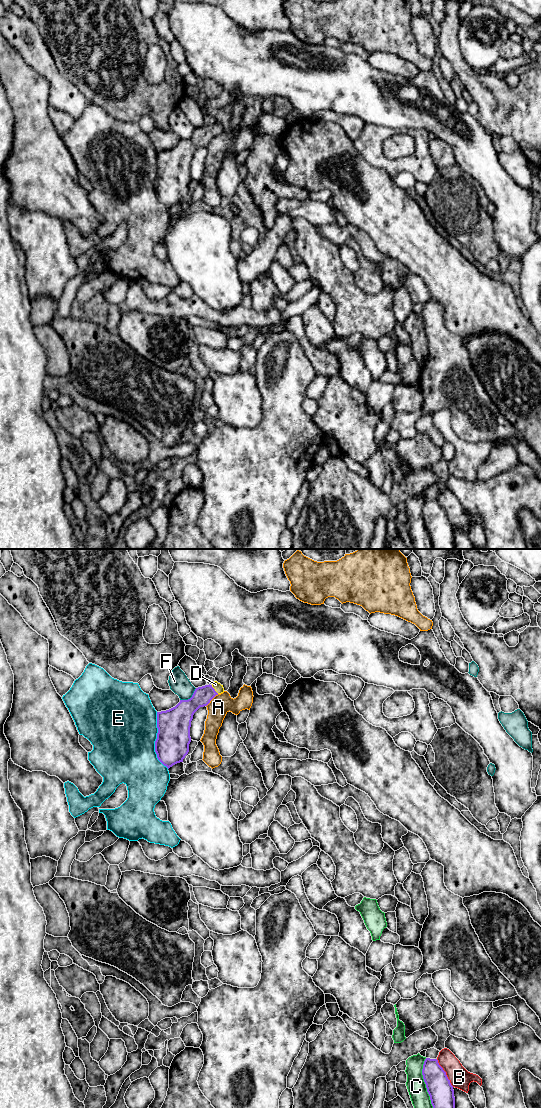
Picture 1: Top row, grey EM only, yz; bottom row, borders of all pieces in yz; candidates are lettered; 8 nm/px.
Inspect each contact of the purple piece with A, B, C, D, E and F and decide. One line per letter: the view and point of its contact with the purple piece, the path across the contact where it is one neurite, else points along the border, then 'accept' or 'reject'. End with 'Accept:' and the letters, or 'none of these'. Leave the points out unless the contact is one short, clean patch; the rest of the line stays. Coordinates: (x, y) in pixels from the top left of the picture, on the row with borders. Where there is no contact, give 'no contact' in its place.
A: contact yz (211, 699); reject
B: contact yz (445, 1073); reject
C: contact yz (425, 1083); reject
D: contact yz (214, 689); way yz (202, 696), (214, 689), (218, 687); accept
E: contact yz (155, 741); reject
F: contact yz (190, 698); reject
Accept: D

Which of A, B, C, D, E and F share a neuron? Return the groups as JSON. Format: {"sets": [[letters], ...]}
{"sets": [["A"], ["B"], ["C"], ["D"], ["E"], ["F"]]}

